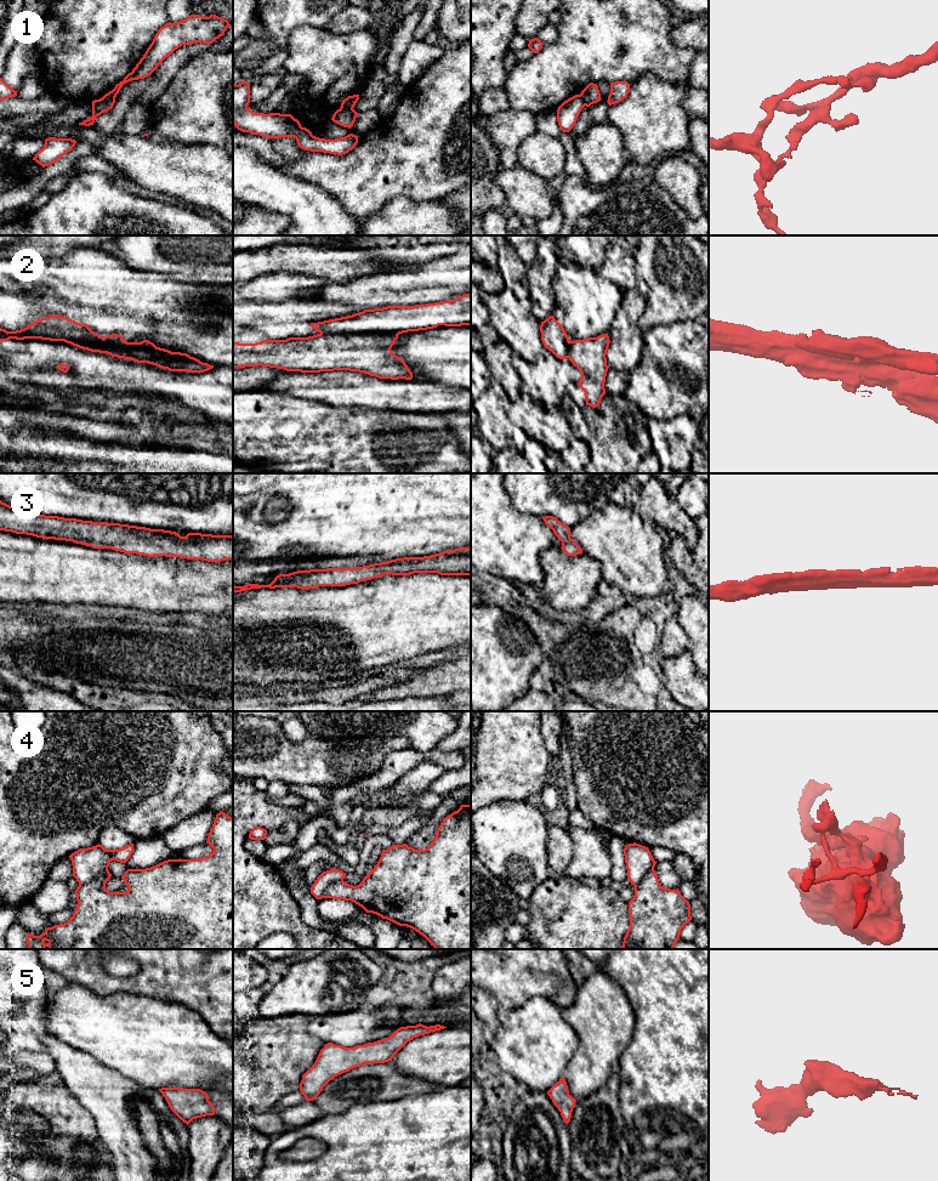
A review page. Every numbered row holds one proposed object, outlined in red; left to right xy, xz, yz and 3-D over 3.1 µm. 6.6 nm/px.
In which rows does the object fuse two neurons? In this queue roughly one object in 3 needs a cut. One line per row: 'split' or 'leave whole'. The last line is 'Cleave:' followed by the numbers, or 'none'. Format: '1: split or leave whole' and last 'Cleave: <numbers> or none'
1: split
2: split
3: leave whole
4: split
5: leave whole
Cleave: 1, 2, 4

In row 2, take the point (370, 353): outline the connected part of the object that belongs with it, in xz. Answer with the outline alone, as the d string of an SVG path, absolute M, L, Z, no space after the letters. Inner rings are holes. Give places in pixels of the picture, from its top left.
M341 333L308 337L233 342L233 368L269 367L286 371L349 370L379 379L411 380L405 362L392 352L399 334Z

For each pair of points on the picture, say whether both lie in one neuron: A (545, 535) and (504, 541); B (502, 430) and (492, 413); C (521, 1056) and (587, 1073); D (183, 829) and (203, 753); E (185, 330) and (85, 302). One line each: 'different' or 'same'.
A: same
B: same
C: different
D: different
E: same

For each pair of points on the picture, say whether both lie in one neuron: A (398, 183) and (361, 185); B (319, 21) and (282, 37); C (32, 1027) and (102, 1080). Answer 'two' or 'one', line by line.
A: one
B: one
C: one

